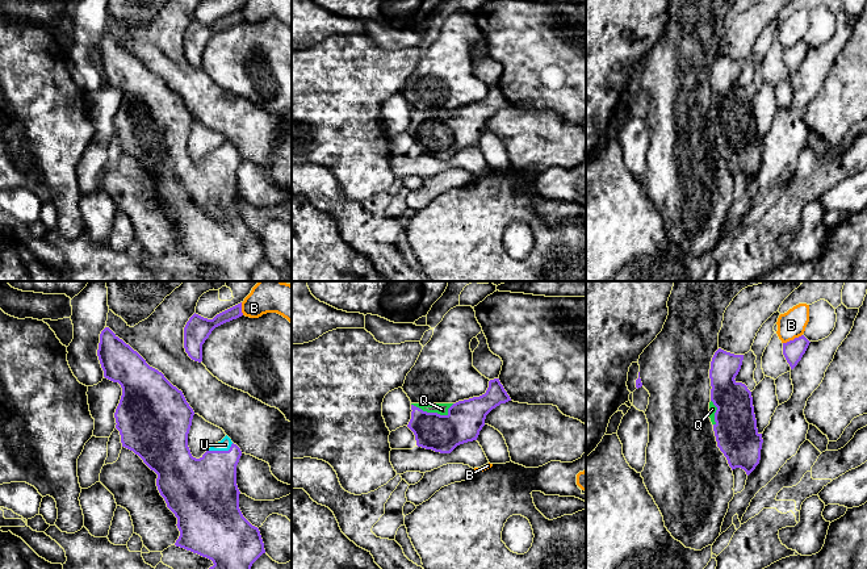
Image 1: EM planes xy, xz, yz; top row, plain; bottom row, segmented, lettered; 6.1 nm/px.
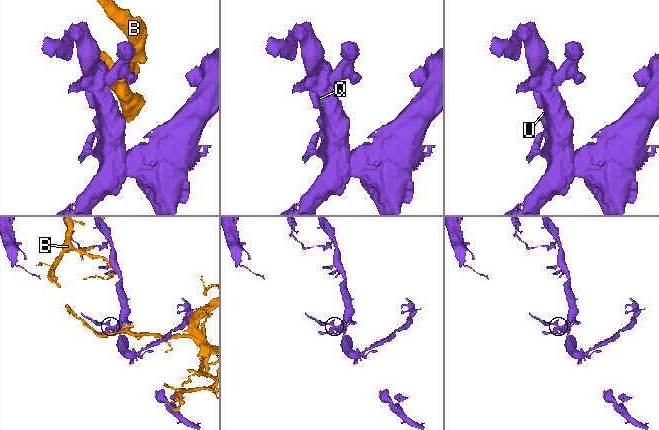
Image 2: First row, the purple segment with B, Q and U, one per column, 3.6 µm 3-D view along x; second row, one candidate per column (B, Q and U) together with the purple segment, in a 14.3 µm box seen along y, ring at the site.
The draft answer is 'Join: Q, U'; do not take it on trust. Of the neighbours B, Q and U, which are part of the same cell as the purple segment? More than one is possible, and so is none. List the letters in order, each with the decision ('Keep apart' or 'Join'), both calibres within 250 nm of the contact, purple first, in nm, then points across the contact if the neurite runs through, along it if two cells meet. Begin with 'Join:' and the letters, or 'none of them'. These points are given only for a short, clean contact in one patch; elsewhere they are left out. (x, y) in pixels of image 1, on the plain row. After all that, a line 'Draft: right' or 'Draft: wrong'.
Join: Q, U
B: Keep apart. Thickness 130 nm (purple) against 170 nm
Q: Join. Thickness 220 nm (purple) against 70 nm. Path across: xz (465, 125), (440, 125), (434, 118), (442, 114)
U: Join. Thickness 380 nm (purple) against 70 nm. Path across: xy (205, 193), (217, 175), (221, 157), (225, 150)
Draft: right

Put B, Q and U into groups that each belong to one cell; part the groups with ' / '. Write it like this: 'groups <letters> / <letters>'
groups B / Q U

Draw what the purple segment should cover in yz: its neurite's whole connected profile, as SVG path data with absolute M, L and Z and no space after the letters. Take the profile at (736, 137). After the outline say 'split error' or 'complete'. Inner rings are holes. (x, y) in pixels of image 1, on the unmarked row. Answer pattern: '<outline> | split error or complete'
M719 54L711 67L709 124L717 152L733 175L741 173L749 181L761 166L762 139L758 138L751 97L734 84L744 60Z | split error

